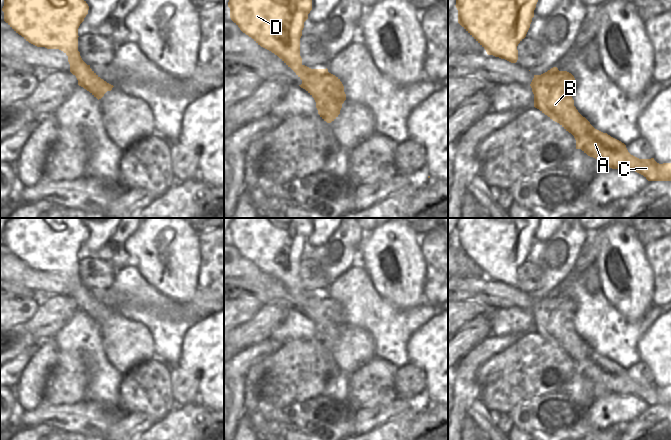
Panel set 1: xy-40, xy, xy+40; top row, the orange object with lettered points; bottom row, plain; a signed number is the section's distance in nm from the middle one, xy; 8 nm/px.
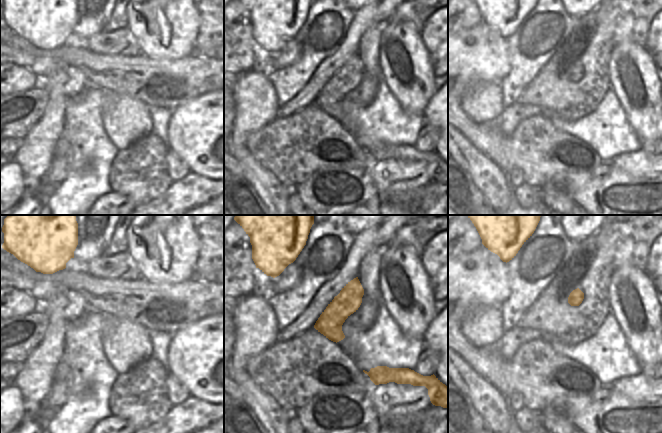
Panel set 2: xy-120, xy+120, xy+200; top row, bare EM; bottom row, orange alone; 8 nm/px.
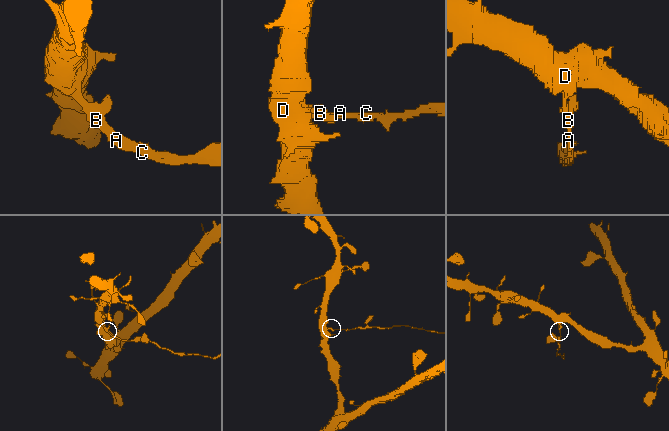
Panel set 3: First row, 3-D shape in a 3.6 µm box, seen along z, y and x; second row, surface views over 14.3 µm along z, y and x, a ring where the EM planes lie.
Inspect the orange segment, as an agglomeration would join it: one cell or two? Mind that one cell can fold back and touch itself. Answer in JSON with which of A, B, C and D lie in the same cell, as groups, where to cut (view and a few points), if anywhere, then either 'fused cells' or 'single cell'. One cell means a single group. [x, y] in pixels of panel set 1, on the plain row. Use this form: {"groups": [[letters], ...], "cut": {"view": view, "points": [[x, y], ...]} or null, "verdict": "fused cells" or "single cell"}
{"groups": [["A", "B", "C"], ["D"]], "cut": {"view": "xy", "points": [[303, 289], [301, 292], [292, 293]]}, "verdict": "fused cells"}

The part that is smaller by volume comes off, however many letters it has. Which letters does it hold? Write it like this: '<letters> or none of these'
A, B, C

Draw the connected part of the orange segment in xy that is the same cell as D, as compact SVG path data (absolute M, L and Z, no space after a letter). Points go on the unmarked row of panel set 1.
M234 218L228 226L228 231L231 244L243 257L251 261L261 271L277 279L292 294L303 292L300 280L300 262L304 246L312 234L310 218Z

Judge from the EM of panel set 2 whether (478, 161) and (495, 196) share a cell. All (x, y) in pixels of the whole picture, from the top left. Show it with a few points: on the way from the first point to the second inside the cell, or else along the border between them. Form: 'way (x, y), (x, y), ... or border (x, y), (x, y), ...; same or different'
way (482, 170), (491, 180), (494, 187); same

